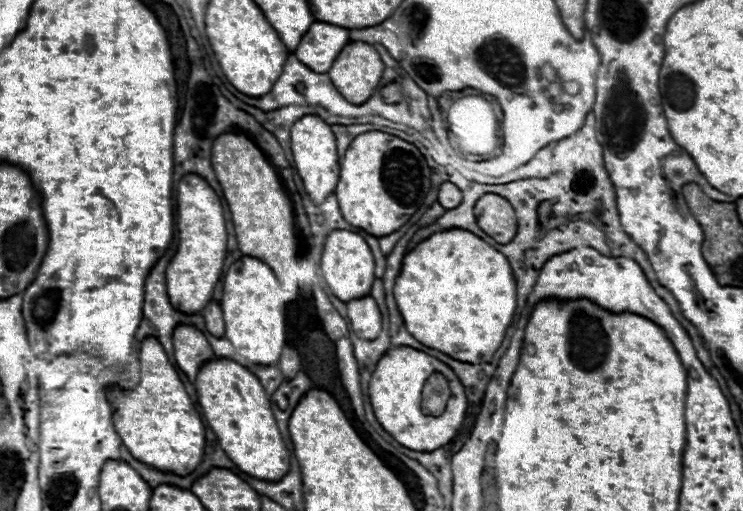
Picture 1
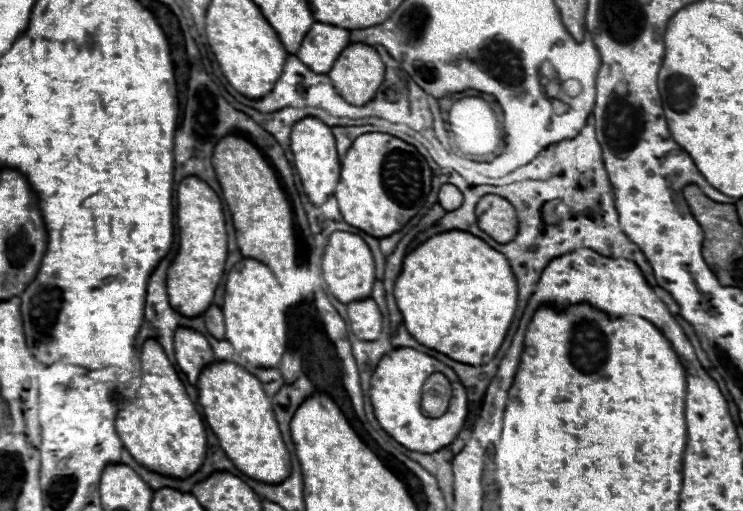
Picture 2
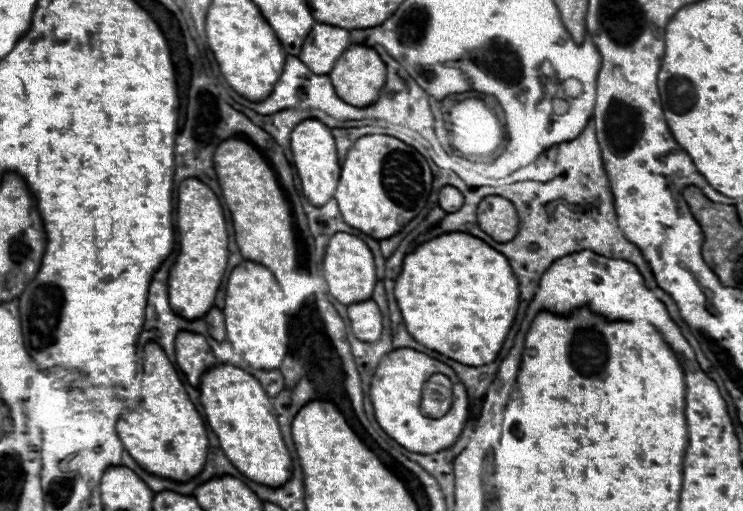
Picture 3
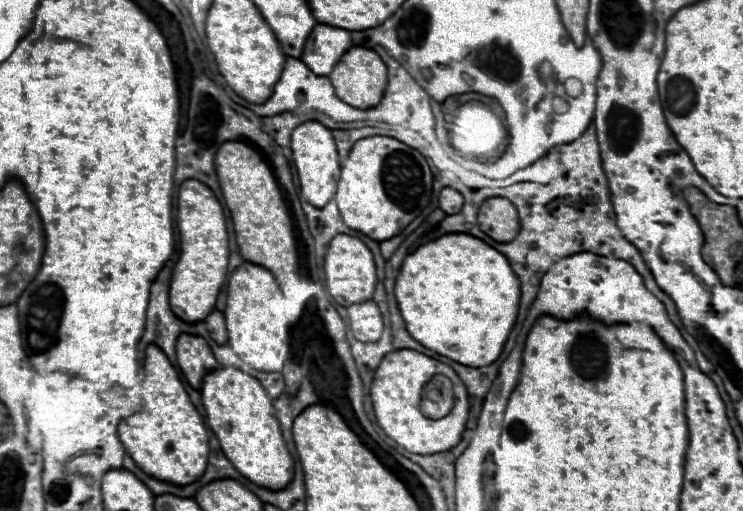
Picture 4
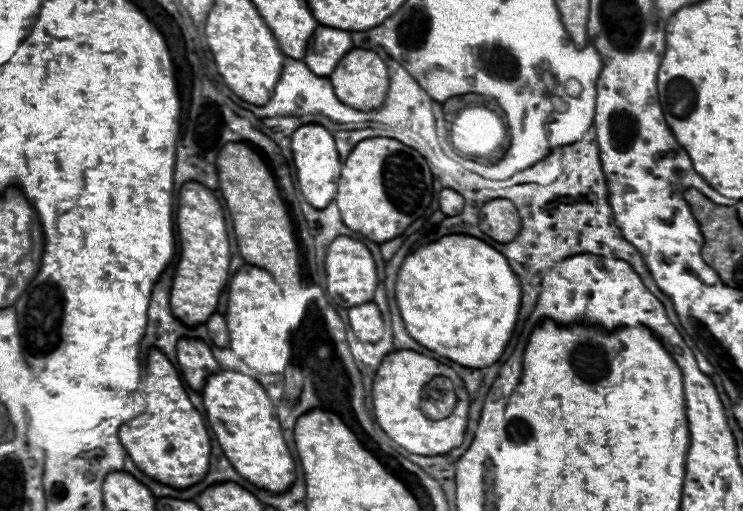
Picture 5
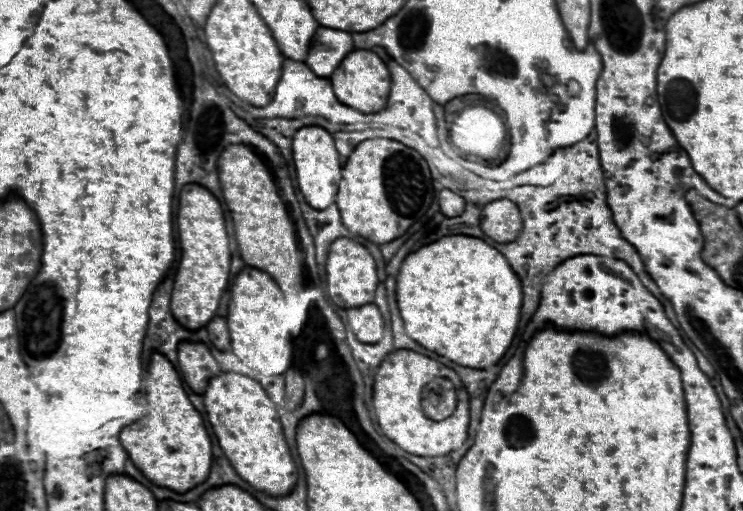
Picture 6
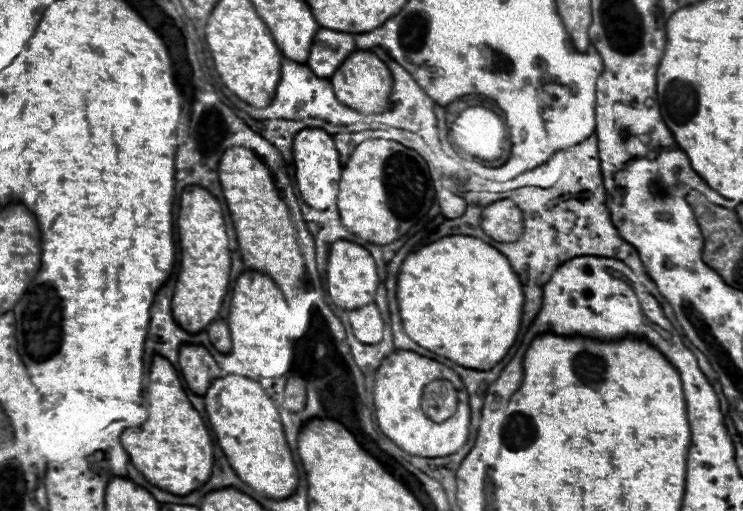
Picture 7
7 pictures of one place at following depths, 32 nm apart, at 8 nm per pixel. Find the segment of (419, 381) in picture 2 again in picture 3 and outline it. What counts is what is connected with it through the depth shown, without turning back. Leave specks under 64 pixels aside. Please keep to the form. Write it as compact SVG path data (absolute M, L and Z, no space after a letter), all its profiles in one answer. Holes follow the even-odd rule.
M400 348L394 352L388 352L388 356L384 356L372 376L372 384L370 384L370 398L374 404L374 414L376 420L380 424L380 428L392 438L396 440L402 448L410 450L410 452L420 452L420 454L436 454L440 450L450 448L460 432L464 430L464 424L468 420L468 394L464 384L460 382L460 378L456 376L456 372L446 366L440 360L434 360L422 352L410 350L410 348ZM432 374L444 374L452 380L454 384L454 400L452 400L452 408L446 416L432 420L422 416L420 412L420 394L422 394L422 386L424 382L432 376Z

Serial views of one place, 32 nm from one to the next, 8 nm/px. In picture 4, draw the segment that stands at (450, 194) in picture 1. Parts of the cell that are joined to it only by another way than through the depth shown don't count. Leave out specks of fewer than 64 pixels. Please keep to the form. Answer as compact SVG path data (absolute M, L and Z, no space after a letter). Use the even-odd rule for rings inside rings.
M442 188L438 202L440 202L442 212L446 212L446 214L456 214L464 206L464 198L454 188Z

